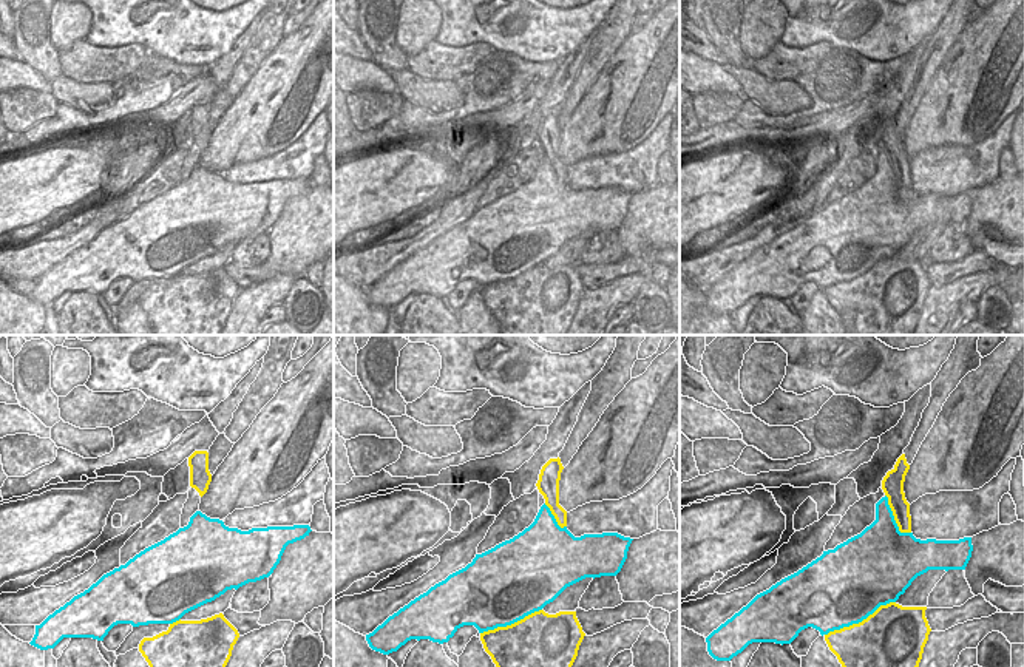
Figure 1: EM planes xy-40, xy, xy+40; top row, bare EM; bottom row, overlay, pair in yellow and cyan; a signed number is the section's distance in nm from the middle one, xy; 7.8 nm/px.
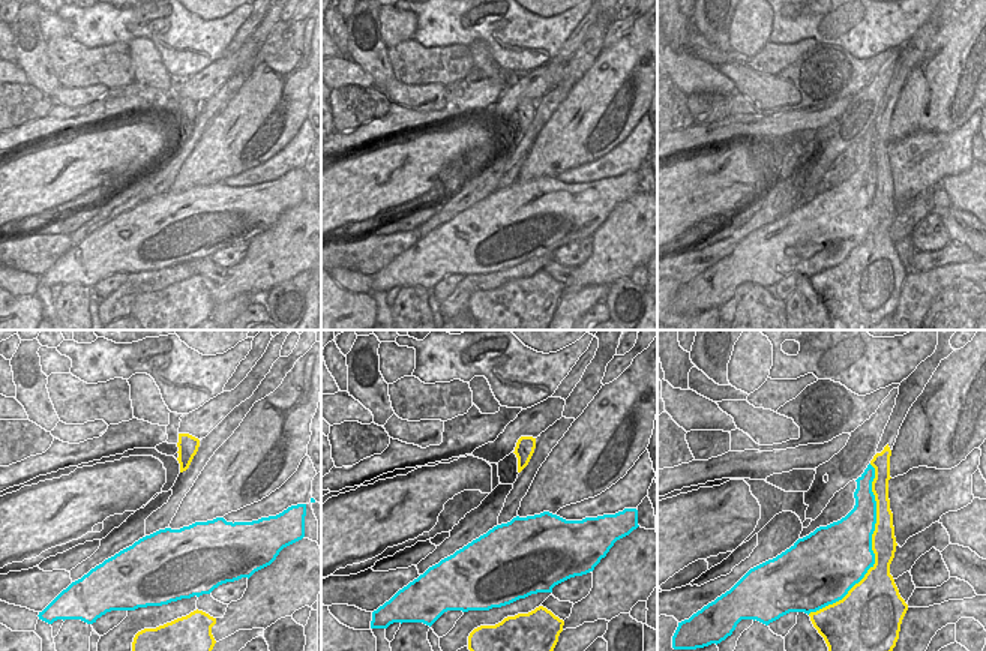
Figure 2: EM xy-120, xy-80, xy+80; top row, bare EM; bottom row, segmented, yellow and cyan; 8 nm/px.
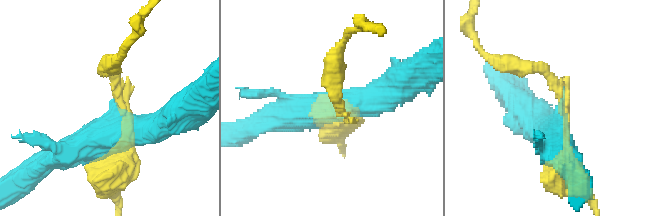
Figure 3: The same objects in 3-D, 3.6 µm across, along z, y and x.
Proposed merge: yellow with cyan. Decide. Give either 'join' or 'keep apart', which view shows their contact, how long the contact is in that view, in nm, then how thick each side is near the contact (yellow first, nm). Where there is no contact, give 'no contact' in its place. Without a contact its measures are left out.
keep apart | xy+40 | 600 nm | 500/480 nm

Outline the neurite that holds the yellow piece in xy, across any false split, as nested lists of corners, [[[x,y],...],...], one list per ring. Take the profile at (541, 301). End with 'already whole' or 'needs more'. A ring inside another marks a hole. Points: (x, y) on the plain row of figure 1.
[[[539,264],[511,279],[480,287],[480,295],[500,335],[565,335],[584,290],[576,266],[548,269]]] | already whole

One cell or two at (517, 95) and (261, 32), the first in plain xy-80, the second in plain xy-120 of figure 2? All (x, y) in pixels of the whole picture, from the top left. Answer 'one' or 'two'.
one

